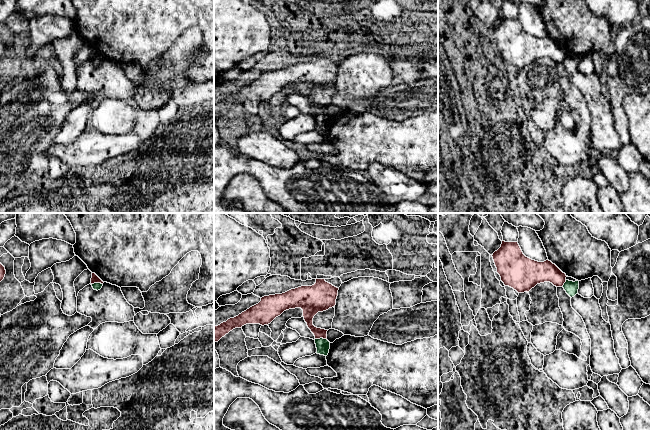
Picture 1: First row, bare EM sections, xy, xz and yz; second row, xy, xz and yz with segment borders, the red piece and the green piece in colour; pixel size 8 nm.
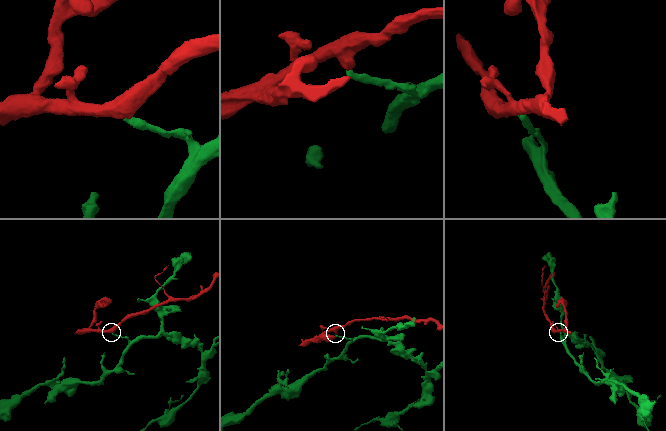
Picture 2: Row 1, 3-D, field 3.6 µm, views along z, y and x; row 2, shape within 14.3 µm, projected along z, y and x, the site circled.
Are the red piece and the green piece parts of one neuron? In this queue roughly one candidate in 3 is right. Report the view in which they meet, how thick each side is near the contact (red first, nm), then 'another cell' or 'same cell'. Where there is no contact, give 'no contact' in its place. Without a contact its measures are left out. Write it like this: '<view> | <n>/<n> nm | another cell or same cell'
xy | 60/60 nm | another cell

